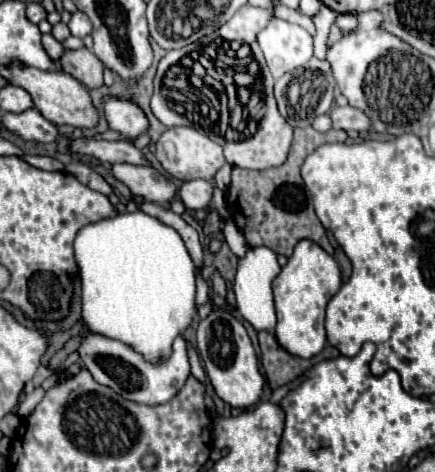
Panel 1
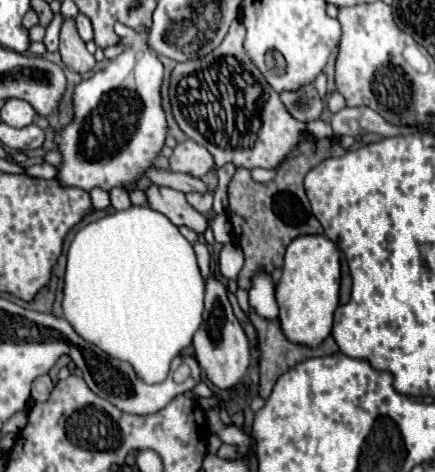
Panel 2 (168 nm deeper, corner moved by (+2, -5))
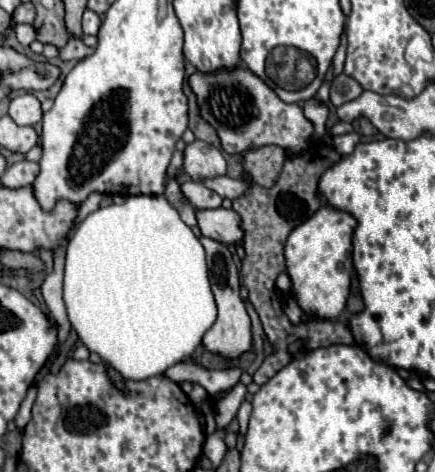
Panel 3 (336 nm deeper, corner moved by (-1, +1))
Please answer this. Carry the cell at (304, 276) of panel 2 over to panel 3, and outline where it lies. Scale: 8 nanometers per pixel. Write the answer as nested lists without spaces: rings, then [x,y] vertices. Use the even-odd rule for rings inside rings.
[[[325,204],[289,234],[285,244],[287,272],[297,302],[307,314],[313,312],[317,318],[337,318],[343,312],[351,288],[351,276],[343,264],[353,264],[351,236],[355,226],[357,220],[349,212]]]

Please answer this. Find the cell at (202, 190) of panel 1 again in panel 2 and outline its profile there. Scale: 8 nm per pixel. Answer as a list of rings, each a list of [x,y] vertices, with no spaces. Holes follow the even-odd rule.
[[[188,192],[186,200],[194,210],[198,210],[204,216],[212,212],[212,192]]]

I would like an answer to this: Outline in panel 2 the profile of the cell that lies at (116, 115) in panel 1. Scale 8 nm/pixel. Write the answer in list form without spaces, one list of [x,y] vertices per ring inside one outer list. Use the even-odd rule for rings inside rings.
[[[116,24],[116,34],[128,46],[124,54],[110,60],[104,70],[96,72],[92,78],[80,82],[74,90],[74,120],[64,130],[58,132],[56,142],[64,164],[58,168],[58,180],[64,186],[76,186],[82,190],[102,188],[110,190],[116,186],[128,186],[134,178],[142,176],[152,160],[160,154],[166,138],[166,116],[160,106],[160,84],[162,84],[162,62],[158,54],[146,46],[148,32],[134,32],[122,24]]]

